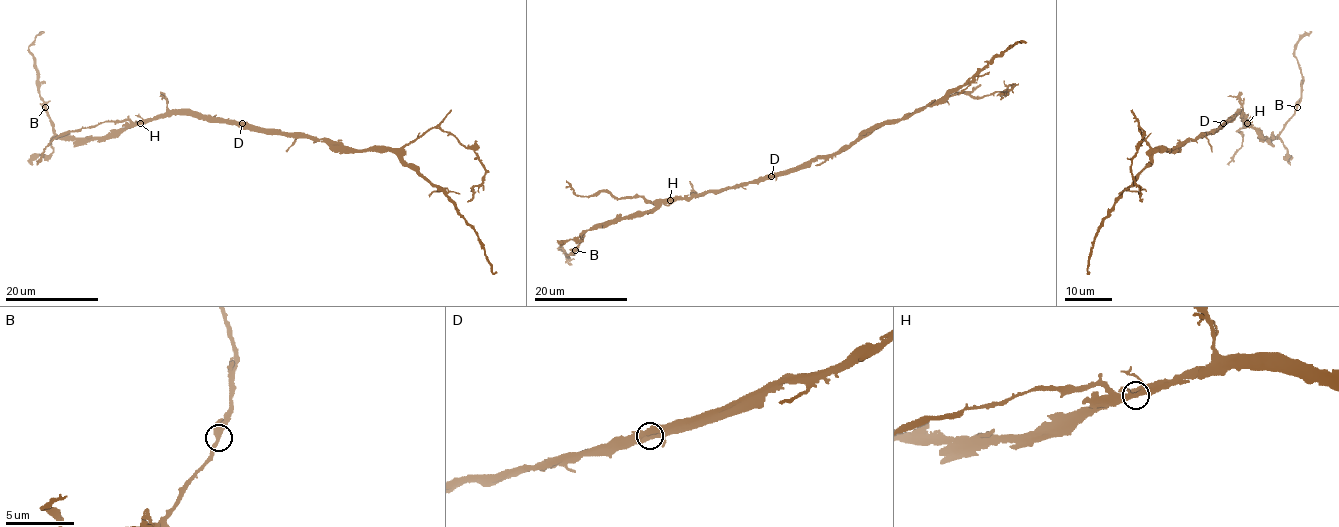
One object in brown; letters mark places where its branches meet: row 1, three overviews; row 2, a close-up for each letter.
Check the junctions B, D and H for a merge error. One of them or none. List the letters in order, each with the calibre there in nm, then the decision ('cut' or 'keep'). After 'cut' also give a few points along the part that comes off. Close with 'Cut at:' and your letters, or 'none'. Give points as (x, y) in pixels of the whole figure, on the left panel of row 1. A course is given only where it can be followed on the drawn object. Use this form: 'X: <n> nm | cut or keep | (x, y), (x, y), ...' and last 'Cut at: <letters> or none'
B: 360 nm | keep
D: 440 nm | keep
H: 440 nm | keep
Cut at: none

